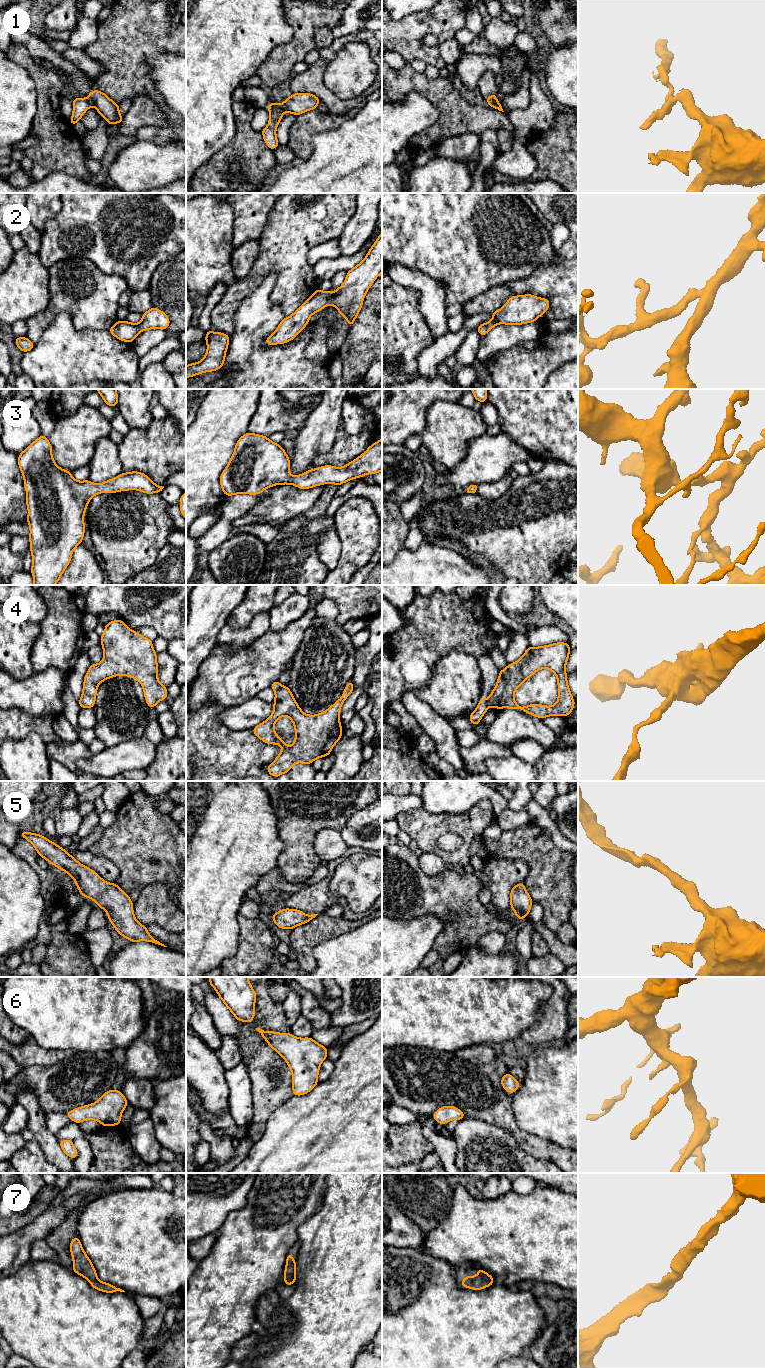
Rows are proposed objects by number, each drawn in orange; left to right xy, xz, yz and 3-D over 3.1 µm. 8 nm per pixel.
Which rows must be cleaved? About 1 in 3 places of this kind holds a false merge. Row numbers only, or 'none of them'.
1, 4

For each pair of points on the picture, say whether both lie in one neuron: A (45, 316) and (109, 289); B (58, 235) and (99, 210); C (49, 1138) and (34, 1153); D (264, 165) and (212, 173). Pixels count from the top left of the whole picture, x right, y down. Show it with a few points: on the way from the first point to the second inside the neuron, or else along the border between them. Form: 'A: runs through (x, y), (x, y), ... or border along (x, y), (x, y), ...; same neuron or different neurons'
A: runs through (61, 301), (69, 293), (93, 293); same neuron
B: runs through (68, 235), (78, 231), (89, 220); same neuron
C: border along (34, 1139), (49, 1162); different neurons
D: runs through (251, 160), (240, 160), (235, 155), (225, 160); same neuron

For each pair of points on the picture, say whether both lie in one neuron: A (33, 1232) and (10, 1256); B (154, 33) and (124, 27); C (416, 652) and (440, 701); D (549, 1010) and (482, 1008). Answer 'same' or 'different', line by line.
A: same
B: same
C: different
D: different

